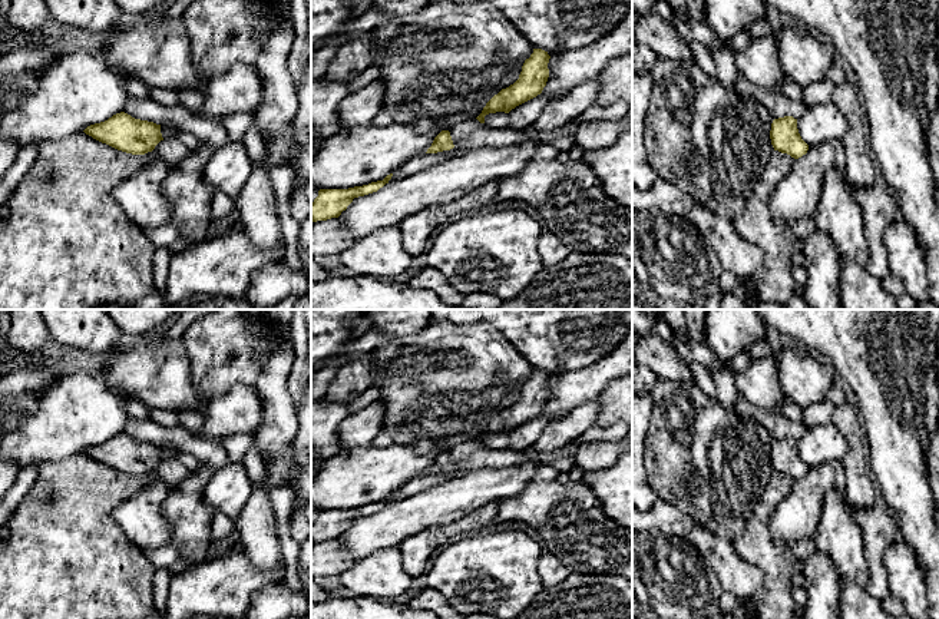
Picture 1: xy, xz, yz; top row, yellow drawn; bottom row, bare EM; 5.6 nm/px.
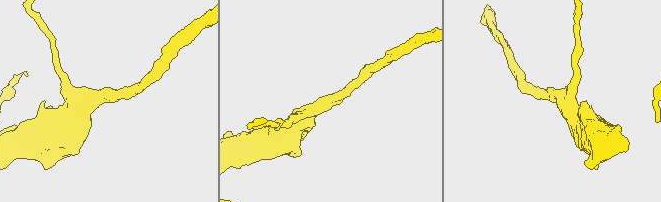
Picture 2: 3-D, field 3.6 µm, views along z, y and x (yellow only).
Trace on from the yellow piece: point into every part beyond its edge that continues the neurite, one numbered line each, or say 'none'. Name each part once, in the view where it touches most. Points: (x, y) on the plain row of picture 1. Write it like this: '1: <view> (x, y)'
none

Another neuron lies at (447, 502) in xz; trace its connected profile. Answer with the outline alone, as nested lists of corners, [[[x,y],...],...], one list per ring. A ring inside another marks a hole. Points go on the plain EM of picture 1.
[[[530,461],[460,474],[354,519],[338,539],[358,562],[377,549],[399,546],[427,527],[456,522],[490,502],[516,496],[533,481],[540,466],[540,461]]]

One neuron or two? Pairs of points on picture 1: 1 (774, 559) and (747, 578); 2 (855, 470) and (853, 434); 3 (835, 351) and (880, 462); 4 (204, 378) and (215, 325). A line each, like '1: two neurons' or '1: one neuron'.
1: two neurons
2: one neuron
3: one neuron
4: one neuron

